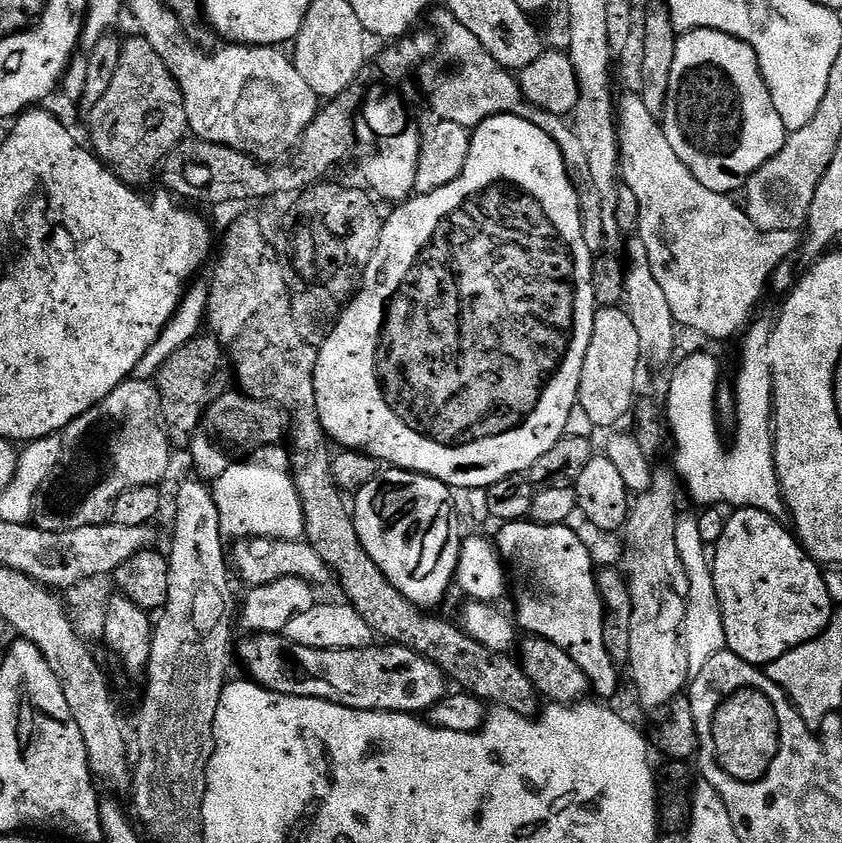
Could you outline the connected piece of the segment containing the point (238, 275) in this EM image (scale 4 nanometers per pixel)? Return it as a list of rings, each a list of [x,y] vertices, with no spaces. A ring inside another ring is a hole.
[[[240,216],[228,228],[224,241],[219,241],[218,252],[220,257],[216,260],[216,269],[212,272],[212,284],[208,294],[208,308],[206,324],[211,335],[215,336],[224,345],[229,357],[230,368],[234,373],[239,387],[245,396],[253,396],[259,400],[271,400],[288,411],[290,417],[290,463],[294,473],[296,489],[300,495],[304,510],[304,536],[322,554],[322,558],[332,569],[335,579],[340,579],[340,588],[344,591],[343,599],[352,605],[362,618],[372,628],[373,633],[381,641],[398,646],[406,646],[418,654],[422,654],[434,666],[444,671],[445,676],[453,685],[459,686],[463,691],[473,692],[480,700],[495,706],[500,710],[516,712],[519,716],[535,717],[542,708],[542,697],[536,690],[534,682],[530,680],[524,669],[520,667],[519,659],[513,658],[506,652],[486,650],[482,642],[470,638],[459,623],[451,624],[448,620],[439,620],[427,611],[421,610],[416,604],[404,599],[404,595],[378,570],[374,558],[366,554],[362,542],[358,538],[356,521],[353,509],[346,501],[345,493],[334,482],[332,473],[333,445],[328,435],[324,433],[324,426],[318,414],[318,402],[314,390],[314,374],[316,373],[317,349],[307,344],[298,334],[298,326],[294,326],[292,313],[292,299],[288,293],[288,283],[284,277],[284,265],[281,257],[272,249],[264,228],[252,216]]]

